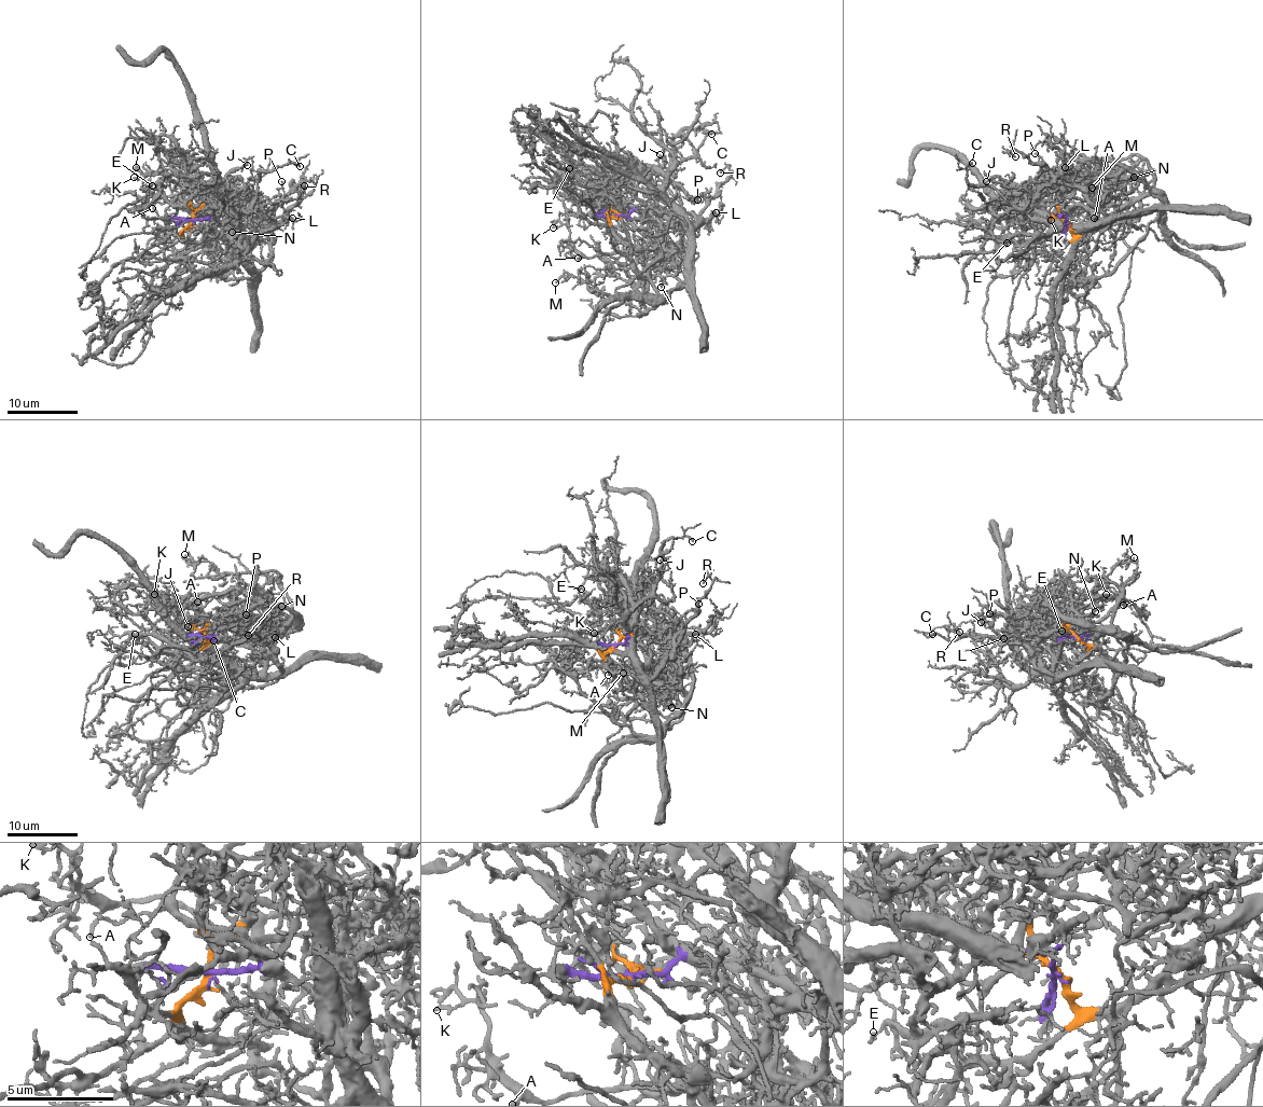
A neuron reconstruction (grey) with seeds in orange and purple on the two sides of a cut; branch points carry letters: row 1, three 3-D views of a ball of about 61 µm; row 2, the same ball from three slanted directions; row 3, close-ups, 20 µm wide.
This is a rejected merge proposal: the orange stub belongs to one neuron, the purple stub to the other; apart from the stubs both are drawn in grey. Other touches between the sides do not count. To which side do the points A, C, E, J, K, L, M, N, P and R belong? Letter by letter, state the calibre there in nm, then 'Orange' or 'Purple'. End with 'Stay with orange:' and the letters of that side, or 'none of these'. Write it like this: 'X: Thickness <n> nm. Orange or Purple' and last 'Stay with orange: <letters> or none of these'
A: Thickness 150 nm. Orange
C: Thickness 150 nm. Purple
E: Thickness 110 nm. Purple
J: Thickness 80 nm. Purple
K: Thickness 200 nm. Orange
L: Thickness 160 nm. Purple
M: Thickness 120 nm. Orange
N: Thickness 130 nm. Orange
P: Thickness 60 nm. Purple
R: Thickness 80 nm. Purple
Stay with orange: A, K, M, N

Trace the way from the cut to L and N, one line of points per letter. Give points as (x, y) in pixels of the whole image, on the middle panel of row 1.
L: (616, 216), (644, 211), (677, 222), (680, 219), (693, 226), (699, 222), (697, 218), (707, 221), (716, 212)
N: (616, 216), (611, 219), (614, 231), (643, 257), (653, 257), (660, 266), (661, 288)

